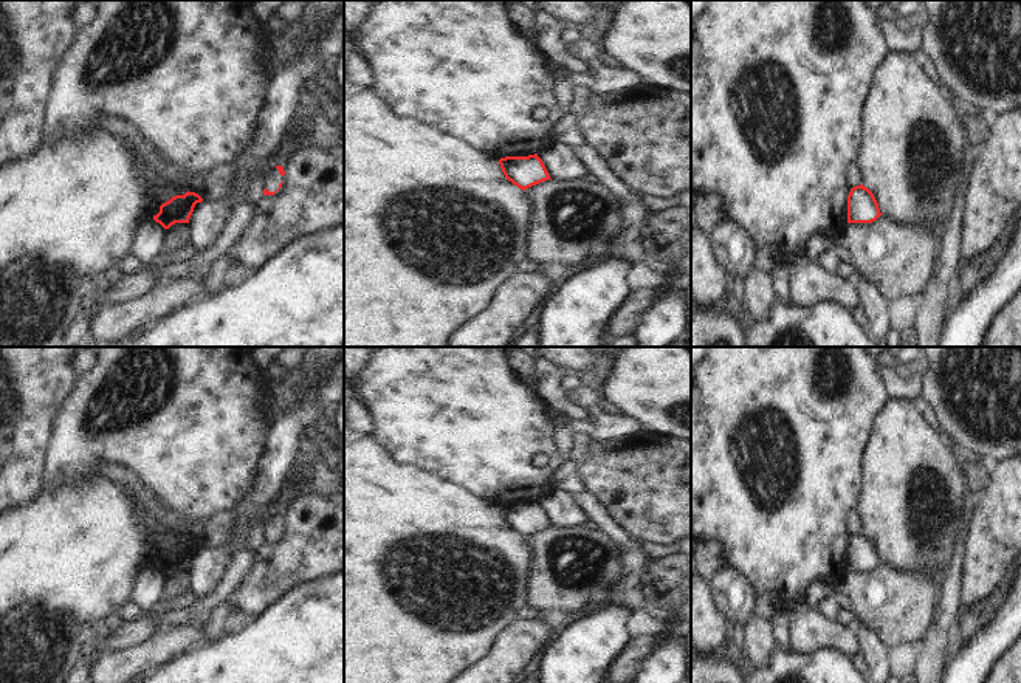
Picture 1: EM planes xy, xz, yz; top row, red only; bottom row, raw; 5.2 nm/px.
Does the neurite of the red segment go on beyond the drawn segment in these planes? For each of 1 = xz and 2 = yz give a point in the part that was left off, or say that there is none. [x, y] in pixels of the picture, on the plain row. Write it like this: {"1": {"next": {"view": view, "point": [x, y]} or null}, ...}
{"1": {"next": null}, "2": {"next": null}}

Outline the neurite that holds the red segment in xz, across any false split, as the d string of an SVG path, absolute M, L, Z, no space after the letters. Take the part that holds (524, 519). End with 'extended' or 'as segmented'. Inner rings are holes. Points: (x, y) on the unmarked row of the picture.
M538 500L528 503L505 503L499 506L499 511L505 525L522 537L552 527Z; as segmented

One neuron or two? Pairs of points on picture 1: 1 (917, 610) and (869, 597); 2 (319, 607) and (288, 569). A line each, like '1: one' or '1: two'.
1: one
2: two

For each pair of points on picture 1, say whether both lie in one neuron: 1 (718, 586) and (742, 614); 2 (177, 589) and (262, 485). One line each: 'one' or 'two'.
1: one
2: two

